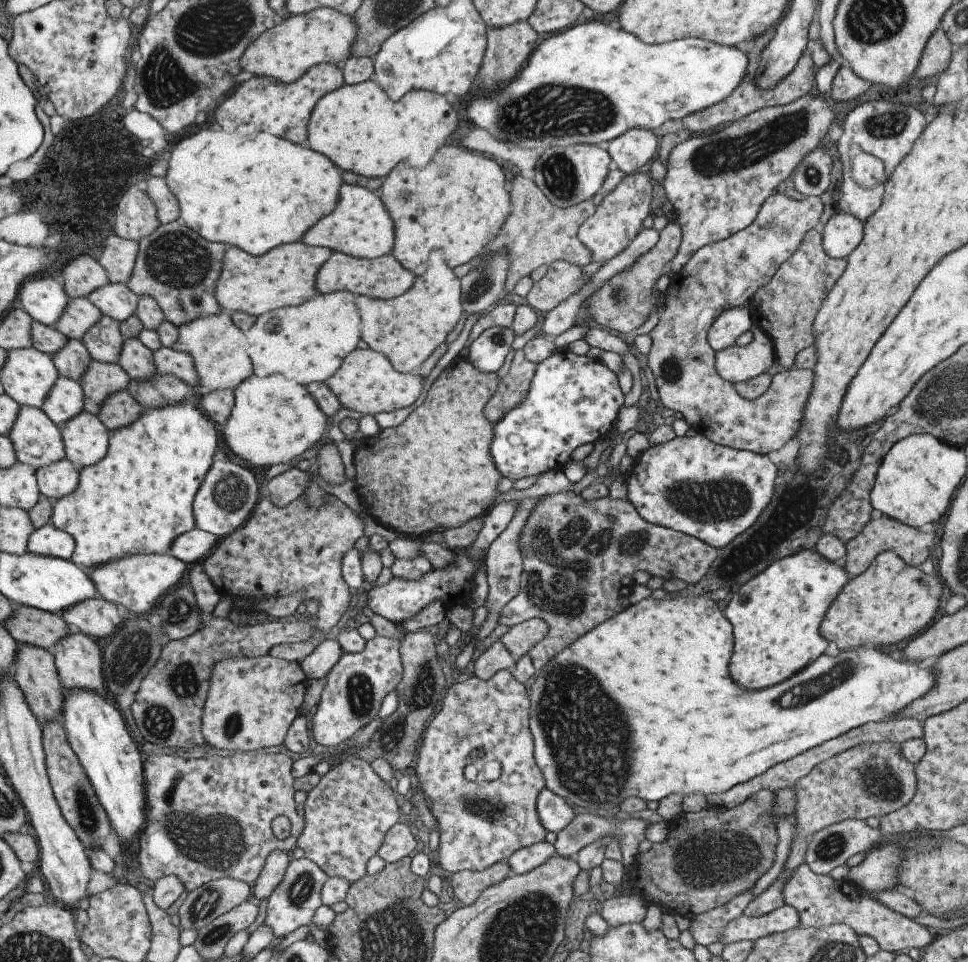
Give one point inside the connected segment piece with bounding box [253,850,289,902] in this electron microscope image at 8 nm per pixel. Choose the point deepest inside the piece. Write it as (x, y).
(271, 873)

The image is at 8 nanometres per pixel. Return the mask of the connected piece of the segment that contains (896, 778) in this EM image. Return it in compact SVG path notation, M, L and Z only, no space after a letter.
M861 743L823 759L804 774L792 786L794 794L793 814L795 823L788 855L782 872L764 891L745 905L742 914L760 917L784 904L784 883L794 870L804 862L804 854L810 836L830 824L845 820L864 821L867 817L888 815L905 806L916 791L914 765L907 762L900 748L901 743Z

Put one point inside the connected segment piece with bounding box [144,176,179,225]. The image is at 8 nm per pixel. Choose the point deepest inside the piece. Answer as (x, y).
(165, 205)

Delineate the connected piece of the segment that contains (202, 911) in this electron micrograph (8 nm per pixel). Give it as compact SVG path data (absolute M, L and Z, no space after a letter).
M223 877L215 879L188 892L179 908L178 929L199 930L219 915L229 912L248 900L251 888L247 883Z

